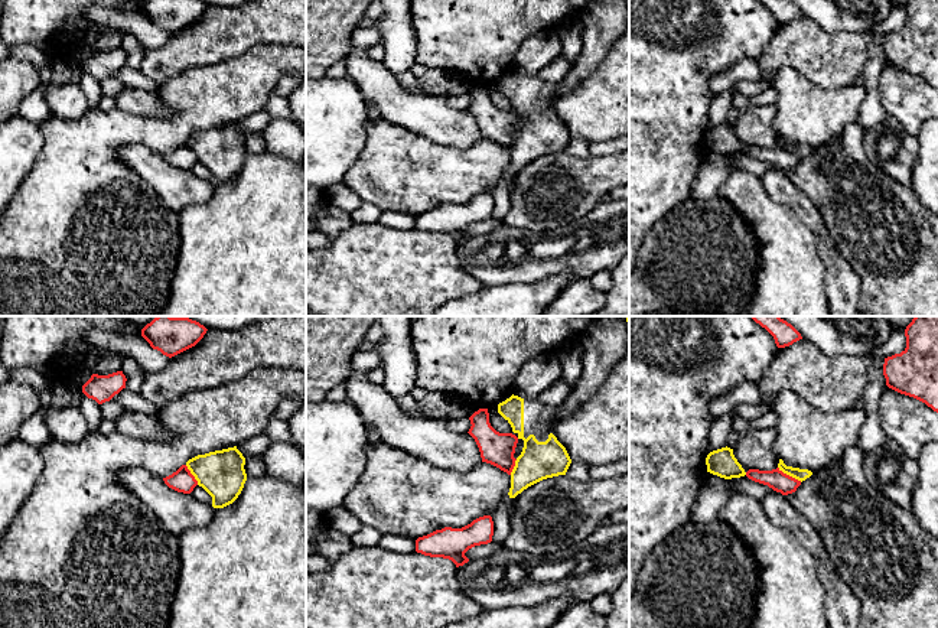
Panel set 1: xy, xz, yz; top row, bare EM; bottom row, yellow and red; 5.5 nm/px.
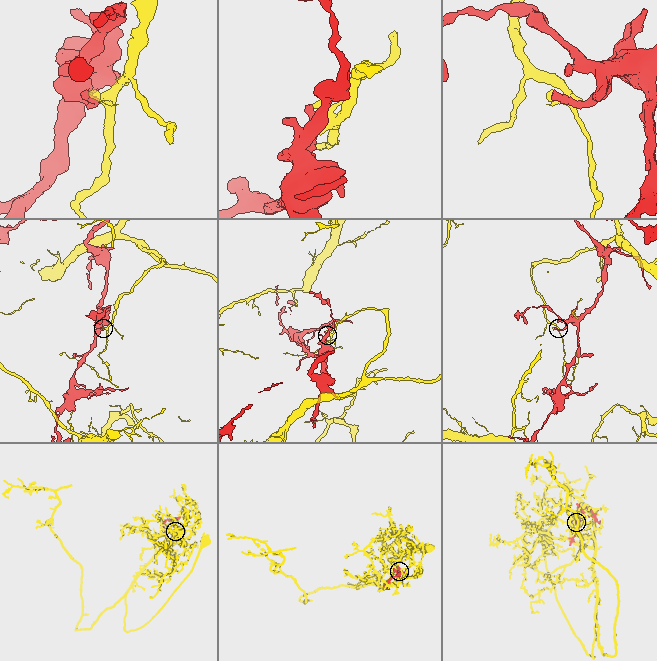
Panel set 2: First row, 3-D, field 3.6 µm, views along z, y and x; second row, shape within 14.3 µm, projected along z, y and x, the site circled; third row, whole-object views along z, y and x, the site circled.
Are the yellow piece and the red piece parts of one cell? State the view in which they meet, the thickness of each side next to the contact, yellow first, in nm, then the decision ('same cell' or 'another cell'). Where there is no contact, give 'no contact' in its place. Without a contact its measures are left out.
contact in yz; calibres 70 and 110 nm; another cell

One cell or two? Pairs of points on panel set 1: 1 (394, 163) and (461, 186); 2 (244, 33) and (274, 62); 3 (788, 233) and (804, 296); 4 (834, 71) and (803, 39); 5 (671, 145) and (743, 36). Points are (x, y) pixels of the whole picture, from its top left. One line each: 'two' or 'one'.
1: one
2: two
3: one
4: one
5: one

